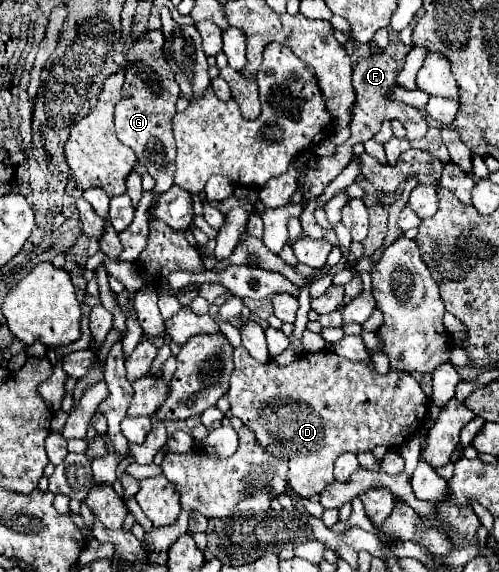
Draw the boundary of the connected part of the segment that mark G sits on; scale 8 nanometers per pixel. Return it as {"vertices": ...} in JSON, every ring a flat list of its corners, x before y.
{"vertices":[[148,30,132,44,124,64,124,98,114,112,118,140,136,152,138,162,144,164,148,174,156,180,154,192,158,194,166,192,174,184,176,144,172,136,172,116,176,114,176,100,180,96,172,70,164,60,162,44,164,34,160,30]]}

